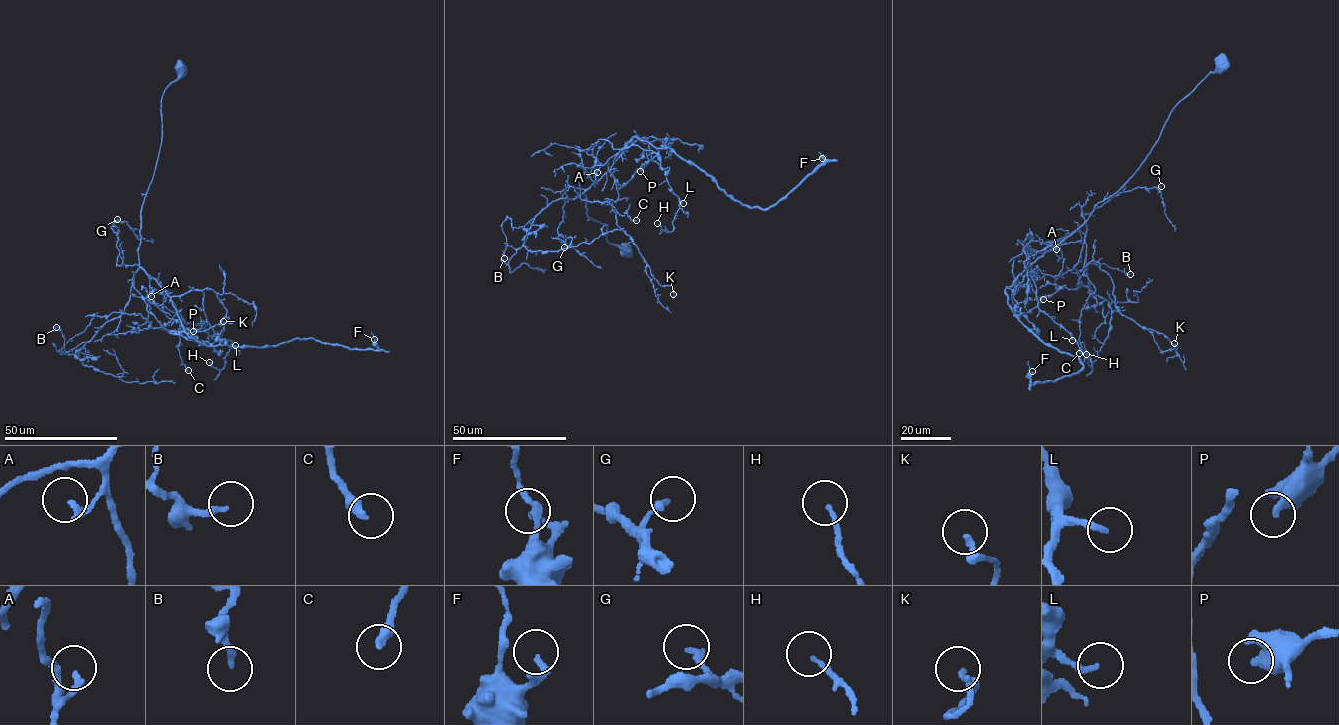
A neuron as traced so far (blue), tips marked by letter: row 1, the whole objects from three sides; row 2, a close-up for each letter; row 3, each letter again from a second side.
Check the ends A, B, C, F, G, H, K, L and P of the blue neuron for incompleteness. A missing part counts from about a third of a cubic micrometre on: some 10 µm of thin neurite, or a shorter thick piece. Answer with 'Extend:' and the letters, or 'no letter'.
Extend: C, L

